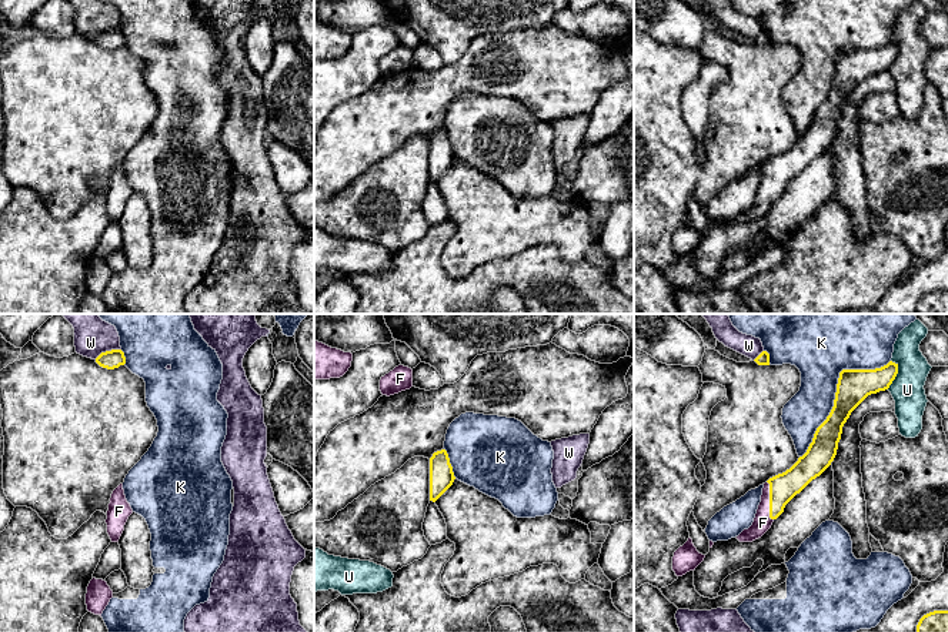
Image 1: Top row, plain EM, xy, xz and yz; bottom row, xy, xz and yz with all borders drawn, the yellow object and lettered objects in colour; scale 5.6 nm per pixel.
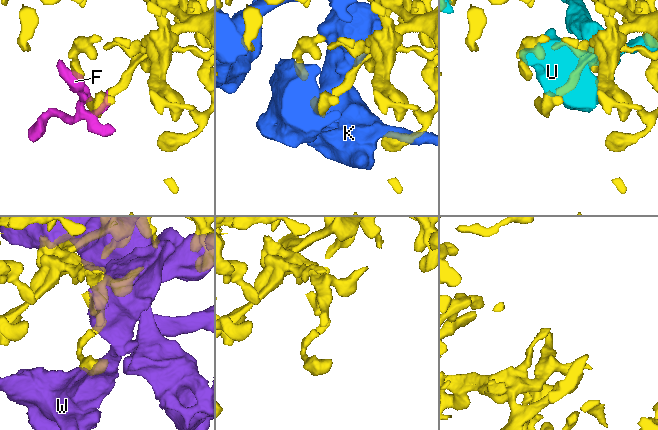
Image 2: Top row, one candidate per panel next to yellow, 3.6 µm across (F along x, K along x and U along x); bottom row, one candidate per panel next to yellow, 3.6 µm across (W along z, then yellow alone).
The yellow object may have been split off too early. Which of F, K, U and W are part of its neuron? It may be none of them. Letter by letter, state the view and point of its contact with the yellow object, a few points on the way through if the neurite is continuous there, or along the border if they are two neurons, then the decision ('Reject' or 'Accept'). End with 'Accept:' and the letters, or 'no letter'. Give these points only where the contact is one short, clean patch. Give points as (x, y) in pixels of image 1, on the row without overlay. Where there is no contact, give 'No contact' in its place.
F: Touches yellow at yz (770, 181). Accept
K: Touches yellow at yz (837, 70). Reject
U: Touches yellow at yz (897, 53). Reject
W: Touches yellow at xy (107, 32). Reject
Accept: F

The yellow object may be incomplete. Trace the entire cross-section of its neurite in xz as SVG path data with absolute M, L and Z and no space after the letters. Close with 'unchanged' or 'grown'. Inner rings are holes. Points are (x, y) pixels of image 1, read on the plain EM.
M445 130L430 138L430 181L435 183L454 163L455 157Z; unchanged

